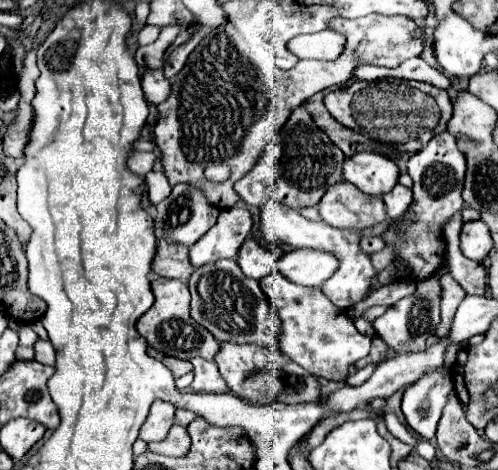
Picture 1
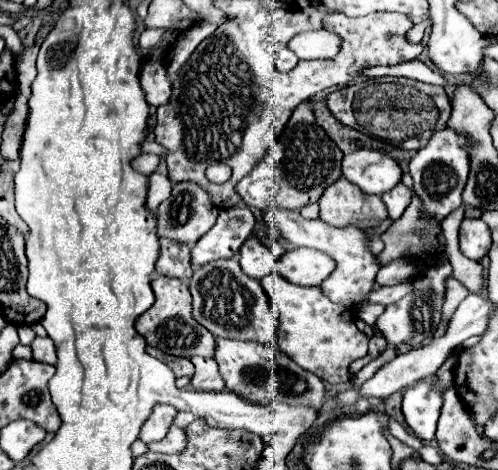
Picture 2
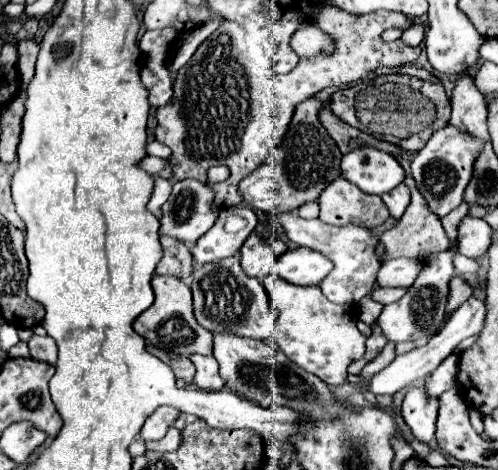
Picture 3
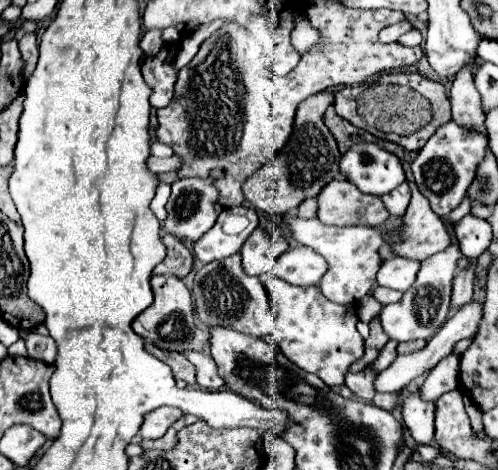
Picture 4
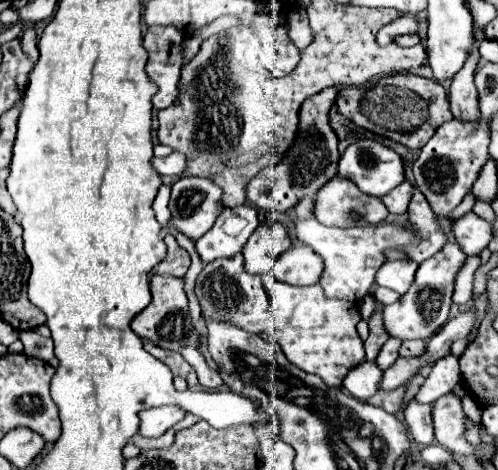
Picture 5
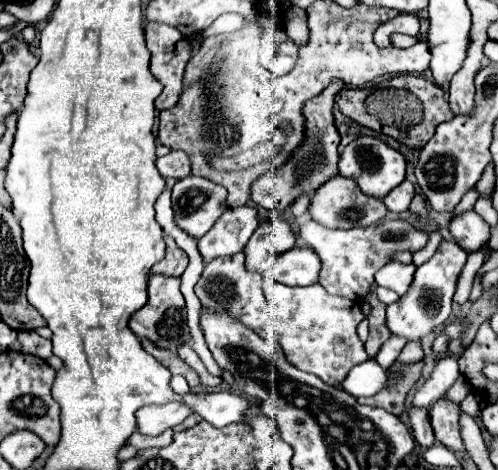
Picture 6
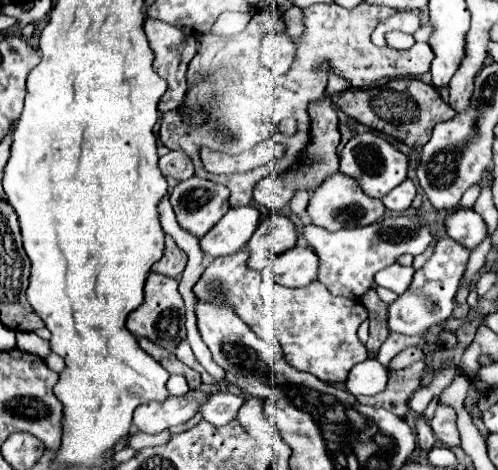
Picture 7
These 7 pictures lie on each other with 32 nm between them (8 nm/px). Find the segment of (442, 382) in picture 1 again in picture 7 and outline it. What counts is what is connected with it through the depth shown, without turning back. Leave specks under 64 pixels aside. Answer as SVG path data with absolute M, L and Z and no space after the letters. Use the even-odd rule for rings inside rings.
M422 414L418 416L418 424L416 424L416 436L418 436L418 448L422 450L422 454L426 454L426 452L430 452L430 450L434 448L434 442L436 442L434 432L432 432L430 424L424 420L424 416L422 416Z

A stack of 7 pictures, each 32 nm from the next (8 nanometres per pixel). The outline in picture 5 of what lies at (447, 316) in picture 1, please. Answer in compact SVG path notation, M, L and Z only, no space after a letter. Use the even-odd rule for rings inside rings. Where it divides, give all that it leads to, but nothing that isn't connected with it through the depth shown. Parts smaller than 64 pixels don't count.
M470 256L456 276L456 288L452 296L454 304L466 304L472 300L472 280L478 268L480 268L480 256Z

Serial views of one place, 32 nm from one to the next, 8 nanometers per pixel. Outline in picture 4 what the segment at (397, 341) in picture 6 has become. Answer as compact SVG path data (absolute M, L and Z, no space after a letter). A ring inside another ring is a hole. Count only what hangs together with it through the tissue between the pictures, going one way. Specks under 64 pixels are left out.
M390 340L390 342L382 348L377 359L372 364L369 364L370 368L374 368L374 370L380 372L386 369L386 366L390 366L397 357L397 346L398 342L396 342L396 340Z

